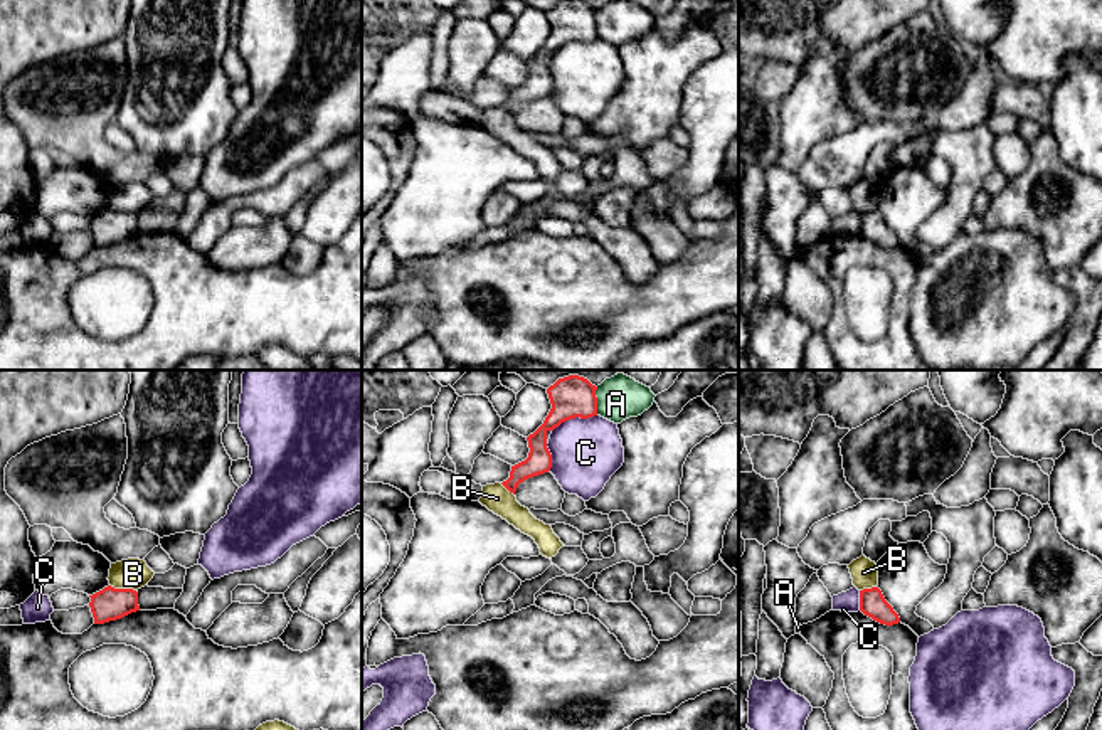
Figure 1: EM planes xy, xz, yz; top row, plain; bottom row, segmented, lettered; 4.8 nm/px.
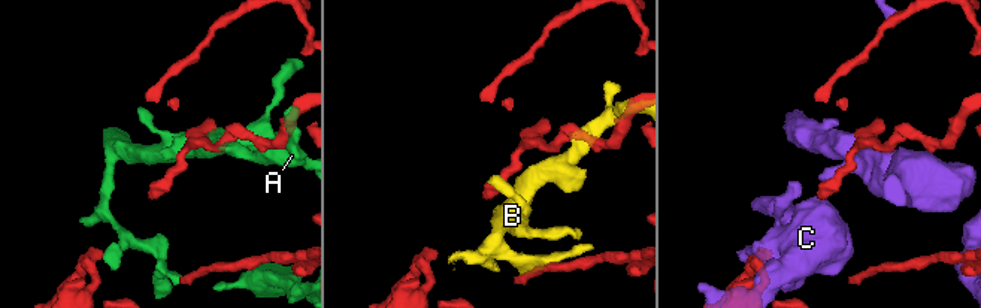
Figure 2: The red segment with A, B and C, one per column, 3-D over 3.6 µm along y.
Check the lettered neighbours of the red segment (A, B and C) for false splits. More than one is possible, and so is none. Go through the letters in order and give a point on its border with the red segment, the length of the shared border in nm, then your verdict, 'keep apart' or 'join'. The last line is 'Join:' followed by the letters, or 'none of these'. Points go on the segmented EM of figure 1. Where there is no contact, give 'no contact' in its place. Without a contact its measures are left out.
A: meets red in xz at (596, 401); contact 140 nm long; keep apart
B: meets red in xy at (123, 589); contact 130 nm long; keep apart
C: meets red in xz at (574, 417); contact 240 nm long; keep apart
Join: none of these

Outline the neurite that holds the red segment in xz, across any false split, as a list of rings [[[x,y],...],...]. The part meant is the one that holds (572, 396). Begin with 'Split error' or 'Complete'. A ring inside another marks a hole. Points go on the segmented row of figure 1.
Complete. [[[579,375],[559,378],[547,389],[552,409],[543,424],[527,437],[530,447],[528,458],[511,466],[510,478],[501,483],[510,493],[515,495],[518,484],[525,479],[550,471],[552,454],[547,447],[548,431],[575,417],[589,419],[597,415],[596,390],[596,385]]]

